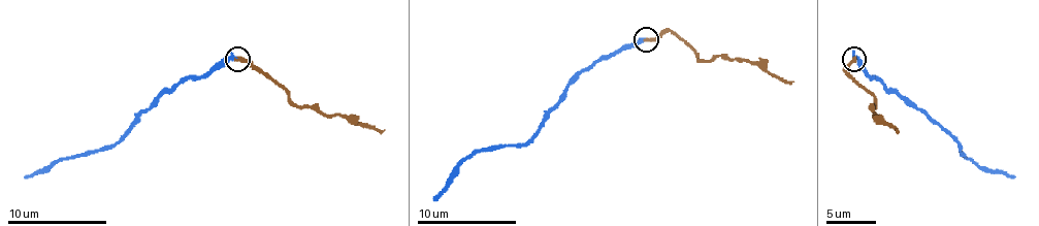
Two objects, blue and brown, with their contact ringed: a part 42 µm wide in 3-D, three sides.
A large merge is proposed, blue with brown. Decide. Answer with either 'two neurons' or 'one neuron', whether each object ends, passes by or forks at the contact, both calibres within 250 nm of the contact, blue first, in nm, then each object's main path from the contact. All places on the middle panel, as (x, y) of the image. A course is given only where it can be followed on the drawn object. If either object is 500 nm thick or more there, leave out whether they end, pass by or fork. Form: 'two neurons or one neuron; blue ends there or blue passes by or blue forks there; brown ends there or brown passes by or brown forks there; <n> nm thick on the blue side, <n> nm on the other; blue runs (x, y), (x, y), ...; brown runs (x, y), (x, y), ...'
two neurons; blue ends there; brown ends there; 320 nm thick on the blue side, 320 nm on the other; blue runs (647, 40), (624, 44), (610, 57), (595, 60), (523, 143), (472, 154), (434, 200); brown runs (647, 40), (656, 40), (672, 30), (699, 60), (726, 57), (758, 62), (792, 82)

